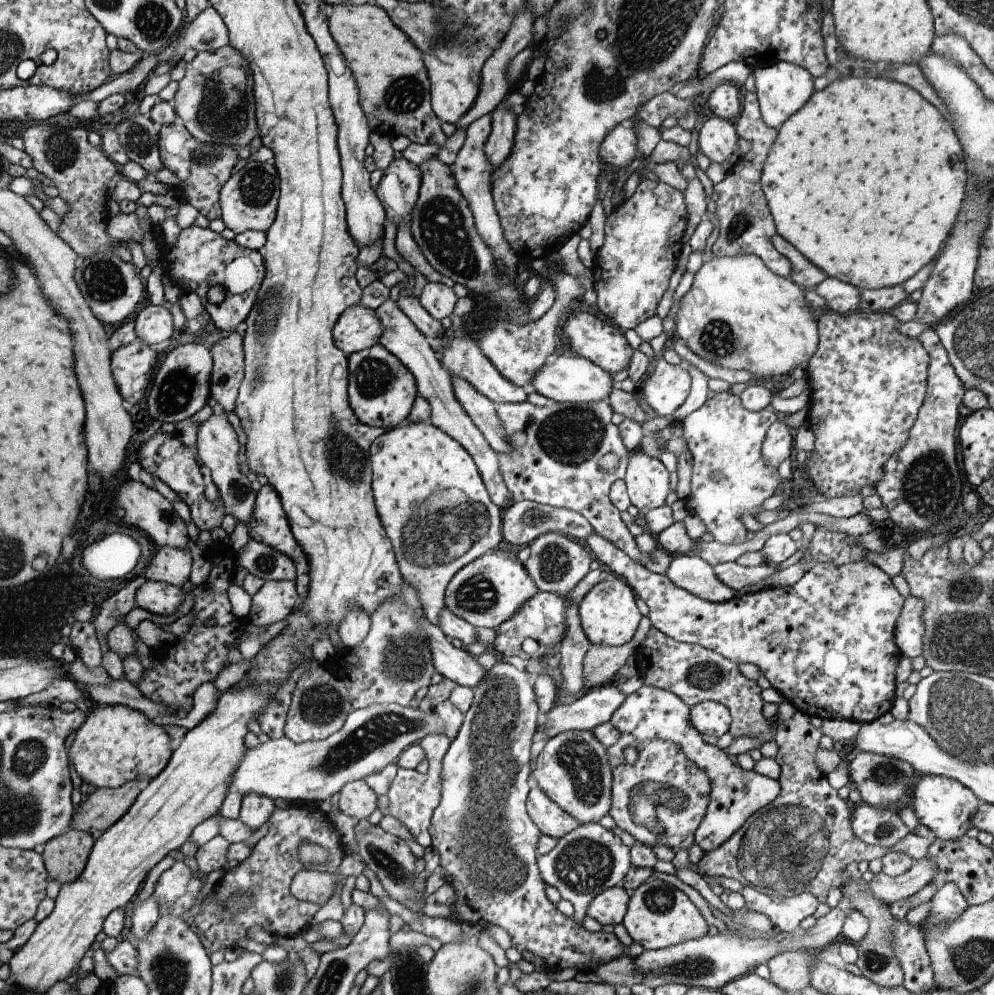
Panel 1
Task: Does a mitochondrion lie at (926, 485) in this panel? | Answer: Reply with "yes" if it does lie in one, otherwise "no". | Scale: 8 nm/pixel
yes

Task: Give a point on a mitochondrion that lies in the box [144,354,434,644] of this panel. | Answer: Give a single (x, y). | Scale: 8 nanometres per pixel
(176, 391)

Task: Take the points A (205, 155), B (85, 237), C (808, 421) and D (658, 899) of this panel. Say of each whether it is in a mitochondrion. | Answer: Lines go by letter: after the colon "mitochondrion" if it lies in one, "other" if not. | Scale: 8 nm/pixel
A: mitochondrion
B: mitochondrion
C: other
D: mitochondrion

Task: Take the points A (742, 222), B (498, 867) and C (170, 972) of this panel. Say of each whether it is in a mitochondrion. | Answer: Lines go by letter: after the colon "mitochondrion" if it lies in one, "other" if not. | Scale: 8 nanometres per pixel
A: mitochondrion
B: mitochondrion
C: mitochondrion

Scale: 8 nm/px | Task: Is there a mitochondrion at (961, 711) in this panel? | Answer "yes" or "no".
yes

